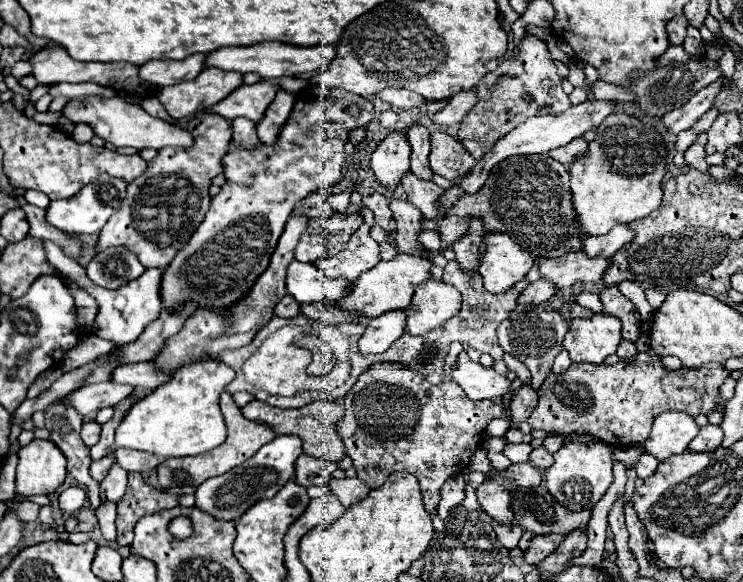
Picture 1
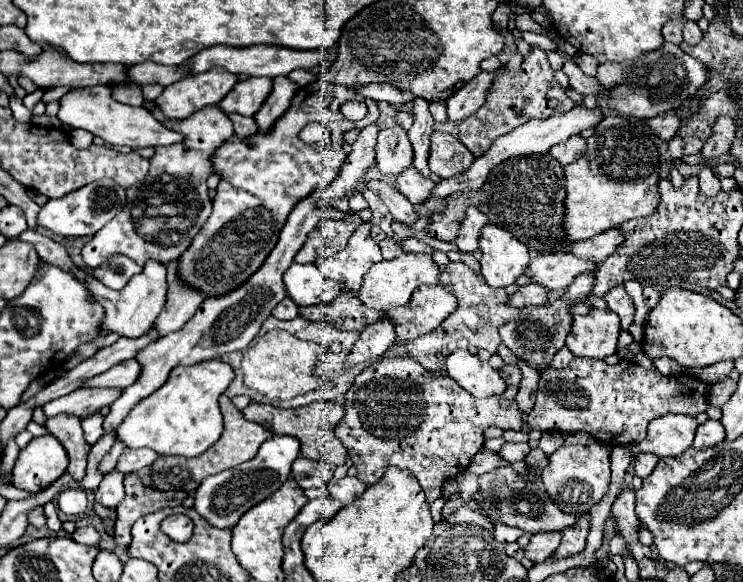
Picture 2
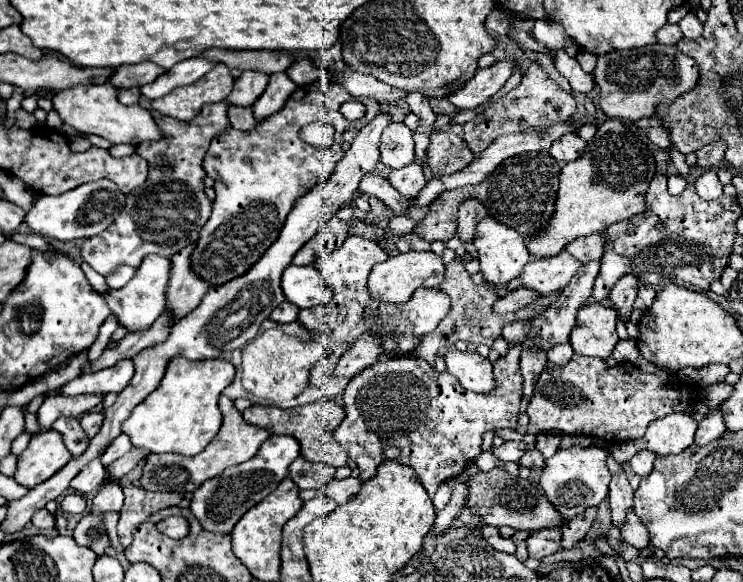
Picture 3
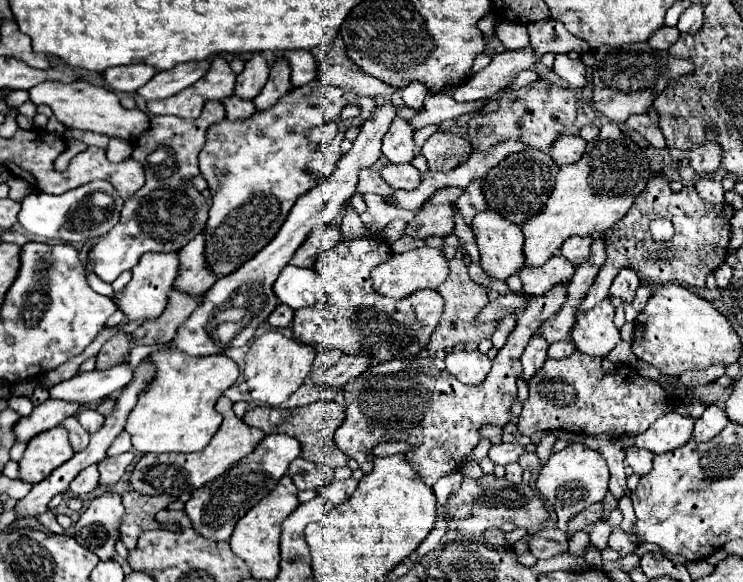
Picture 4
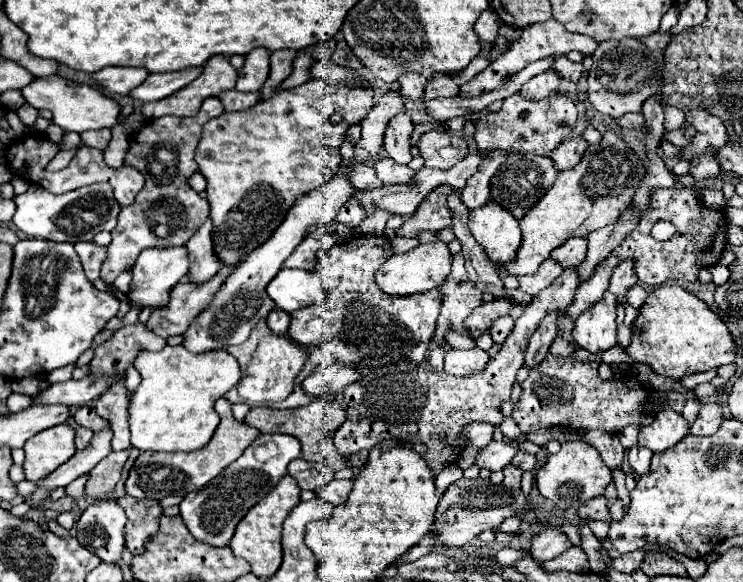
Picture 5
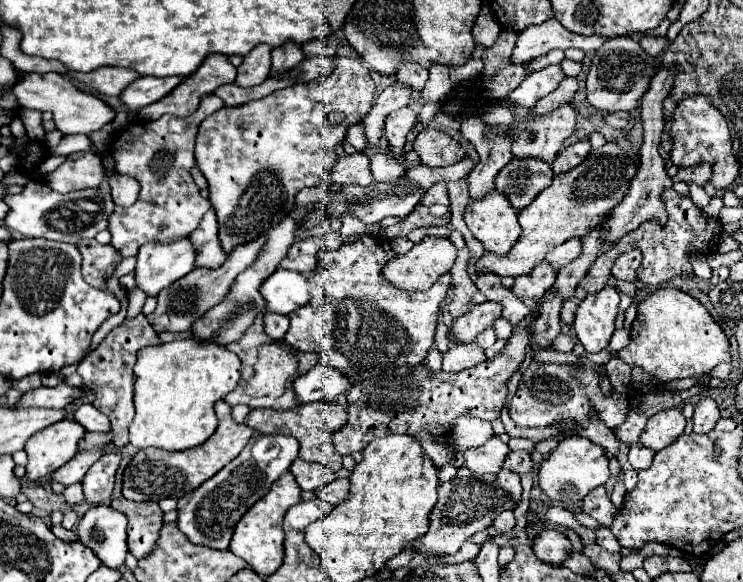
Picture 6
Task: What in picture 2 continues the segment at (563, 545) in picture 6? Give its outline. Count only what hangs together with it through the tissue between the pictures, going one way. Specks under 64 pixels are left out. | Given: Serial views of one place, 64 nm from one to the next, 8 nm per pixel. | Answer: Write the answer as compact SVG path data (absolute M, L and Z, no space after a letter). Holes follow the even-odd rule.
M562 532L534 534L526 546L526 558L532 560L534 564L548 560L556 552L556 548L560 546L560 540L562 540Z

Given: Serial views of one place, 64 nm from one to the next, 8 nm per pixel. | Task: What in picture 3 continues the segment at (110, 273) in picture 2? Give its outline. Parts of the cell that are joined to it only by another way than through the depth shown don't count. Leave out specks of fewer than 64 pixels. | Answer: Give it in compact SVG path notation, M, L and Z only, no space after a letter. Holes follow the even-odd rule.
M120 266L112 276L106 278L106 282L110 288L122 288L124 284L128 284L132 280L134 272L136 272L136 268L132 268L132 266Z

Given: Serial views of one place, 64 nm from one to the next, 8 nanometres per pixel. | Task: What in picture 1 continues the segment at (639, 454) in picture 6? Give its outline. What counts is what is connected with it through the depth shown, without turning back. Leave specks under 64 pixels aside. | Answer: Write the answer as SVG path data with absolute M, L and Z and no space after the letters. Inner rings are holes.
M642 454L640 458L638 458L638 462L636 462L636 474L640 476L640 478L648 478L648 476L652 476L654 472L656 472L656 468L658 468L658 458L654 458L652 454Z

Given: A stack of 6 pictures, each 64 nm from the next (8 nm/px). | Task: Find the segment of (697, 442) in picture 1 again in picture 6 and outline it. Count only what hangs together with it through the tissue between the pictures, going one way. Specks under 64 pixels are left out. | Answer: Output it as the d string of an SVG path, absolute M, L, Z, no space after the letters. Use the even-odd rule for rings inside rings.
M712 398L698 400L698 404L694 406L694 416L692 416L694 432L696 434L710 432L718 418L720 418L720 410L718 410L718 406L716 406L716 402Z

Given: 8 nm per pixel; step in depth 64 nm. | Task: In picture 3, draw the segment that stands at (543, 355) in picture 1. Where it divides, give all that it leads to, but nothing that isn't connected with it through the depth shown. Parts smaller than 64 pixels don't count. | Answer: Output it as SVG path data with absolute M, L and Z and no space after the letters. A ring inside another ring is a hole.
M592 260L588 264L580 266L580 272L576 272L576 276L570 280L570 284L560 292L560 296L556 298L554 304L550 304L542 314L536 314L534 318L524 318L524 320L516 320L512 324L506 324L502 330L502 336L506 338L506 342L524 342L524 348L532 348L532 346L540 346L544 350L550 350L556 344L568 342L570 330L576 324L576 312L584 306L584 302L590 298L592 294L592 286L594 286L594 278L600 270L600 260Z

